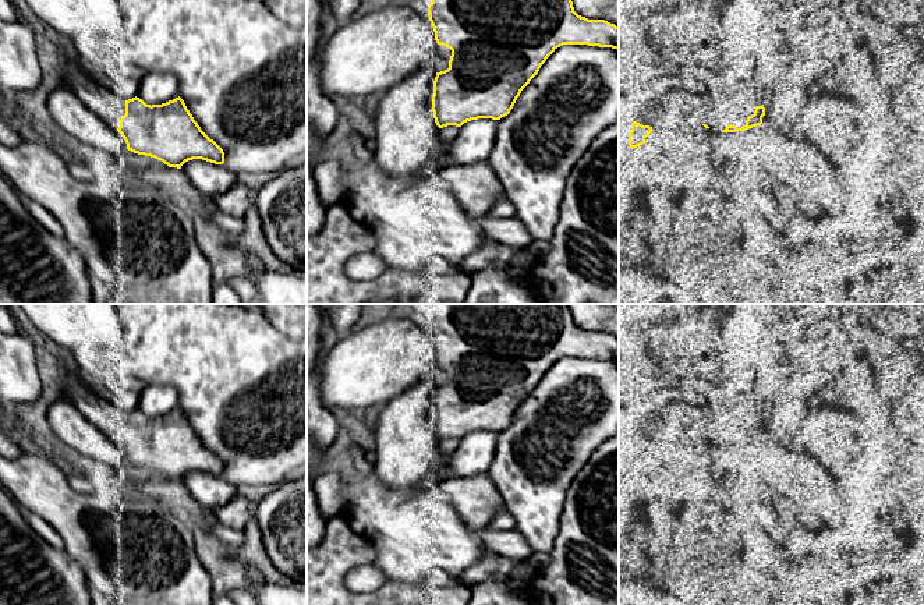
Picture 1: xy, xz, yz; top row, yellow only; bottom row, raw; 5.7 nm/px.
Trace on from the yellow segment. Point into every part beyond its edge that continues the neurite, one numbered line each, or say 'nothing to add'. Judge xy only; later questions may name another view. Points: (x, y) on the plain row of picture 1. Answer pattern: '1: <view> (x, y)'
1: xy (102, 413)

